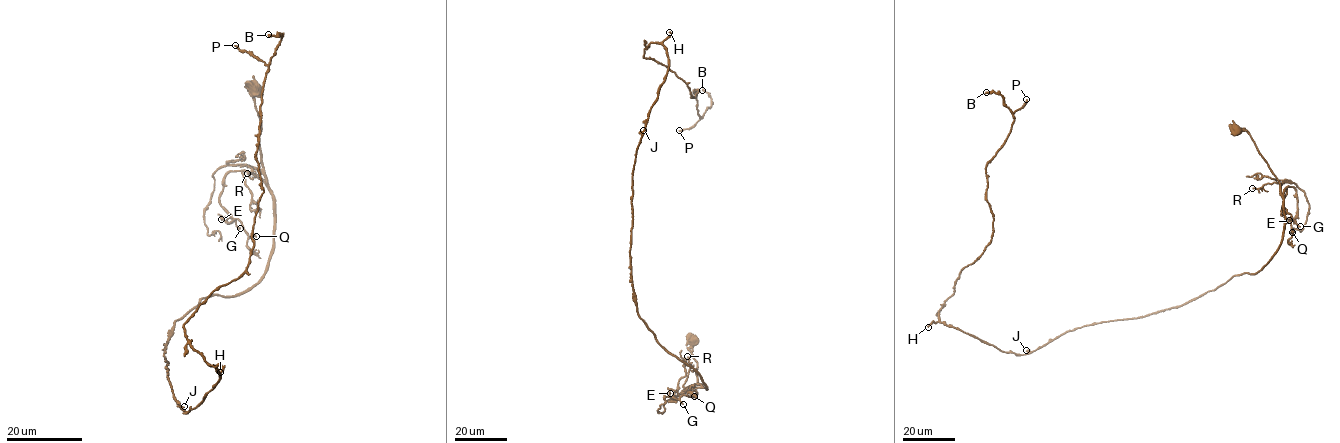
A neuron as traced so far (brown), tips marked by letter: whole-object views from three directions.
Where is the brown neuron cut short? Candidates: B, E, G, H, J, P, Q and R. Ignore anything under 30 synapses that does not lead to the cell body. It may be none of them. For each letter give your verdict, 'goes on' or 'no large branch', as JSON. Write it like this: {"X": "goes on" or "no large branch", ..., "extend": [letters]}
{"B": "no large branch", "E": "no large branch", "G": "no large branch", "H": "goes on", "J": "no large branch", "P": "goes on", "Q": "no large branch", "R": "no large branch", "extend": ["H", "P"]}

